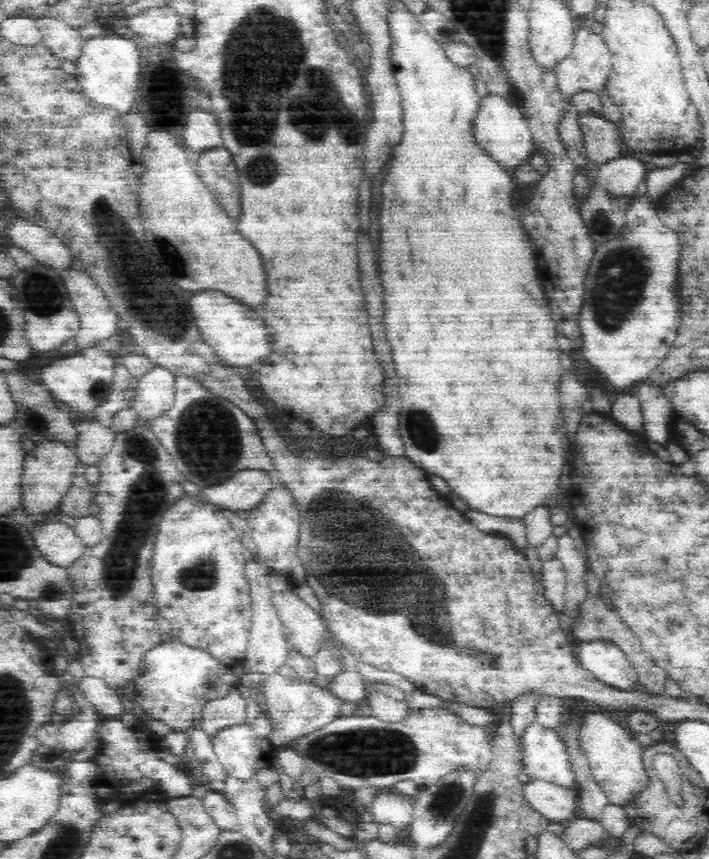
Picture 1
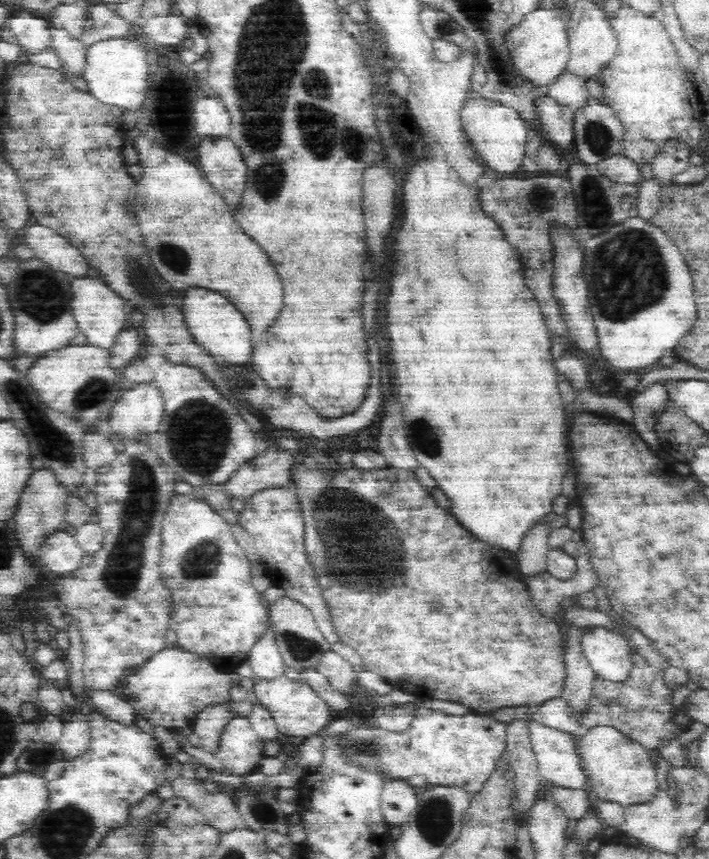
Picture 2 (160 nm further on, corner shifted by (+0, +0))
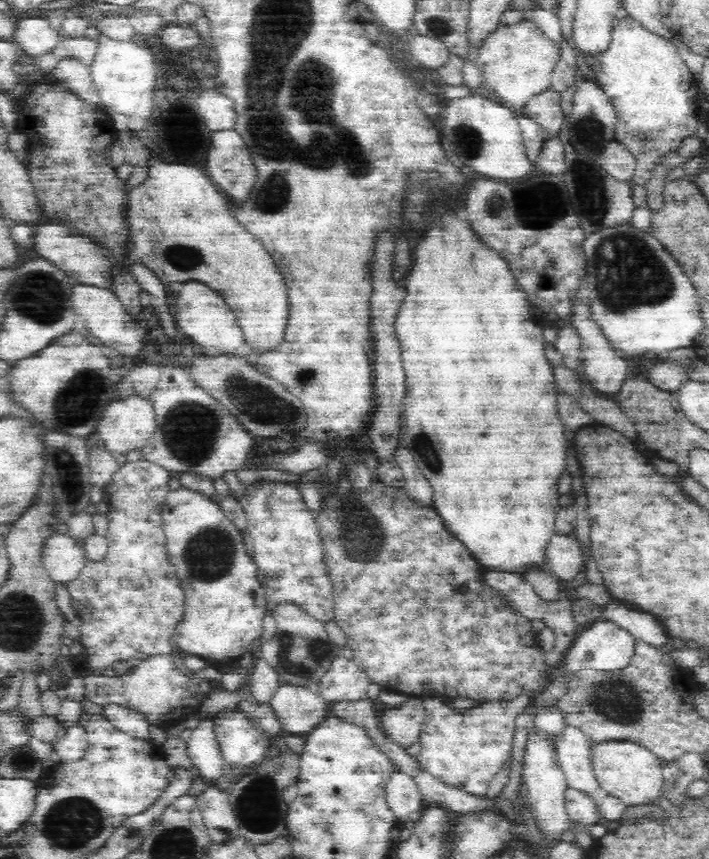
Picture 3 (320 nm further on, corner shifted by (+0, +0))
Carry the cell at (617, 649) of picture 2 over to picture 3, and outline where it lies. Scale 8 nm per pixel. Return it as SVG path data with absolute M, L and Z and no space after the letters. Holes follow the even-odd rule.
M594 620L593 622L579 628L575 638L572 638L572 644L563 652L563 660L554 670L550 684L544 692L534 696L527 704L520 708L520 713L532 714L536 716L539 712L544 712L551 708L553 704L566 694L572 675L578 670L594 669L602 672L614 672L622 670L628 666L630 656L632 656L632 635L622 629L618 623L610 620Z

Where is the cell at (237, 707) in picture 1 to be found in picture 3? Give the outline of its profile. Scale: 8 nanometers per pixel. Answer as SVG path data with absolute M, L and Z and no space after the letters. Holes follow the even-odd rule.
M215 717L199 720L187 740L187 751L193 764L206 780L221 776L222 755L215 733Z

